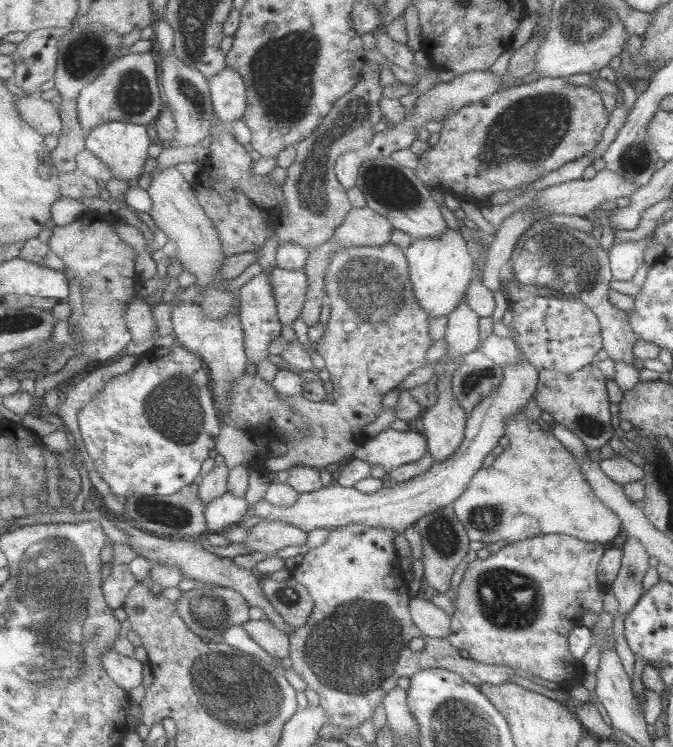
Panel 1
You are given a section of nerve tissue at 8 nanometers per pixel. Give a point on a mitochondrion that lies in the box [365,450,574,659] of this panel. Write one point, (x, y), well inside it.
(506, 599)

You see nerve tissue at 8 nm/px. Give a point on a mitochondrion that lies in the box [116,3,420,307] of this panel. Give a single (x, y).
(282, 74)

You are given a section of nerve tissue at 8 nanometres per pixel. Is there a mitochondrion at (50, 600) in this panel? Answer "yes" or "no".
yes

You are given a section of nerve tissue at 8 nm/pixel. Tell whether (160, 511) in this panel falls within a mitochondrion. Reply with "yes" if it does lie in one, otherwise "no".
yes

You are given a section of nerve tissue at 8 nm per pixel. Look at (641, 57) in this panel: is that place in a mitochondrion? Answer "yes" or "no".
no

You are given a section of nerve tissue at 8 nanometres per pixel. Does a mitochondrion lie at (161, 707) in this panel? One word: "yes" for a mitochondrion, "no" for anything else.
no

